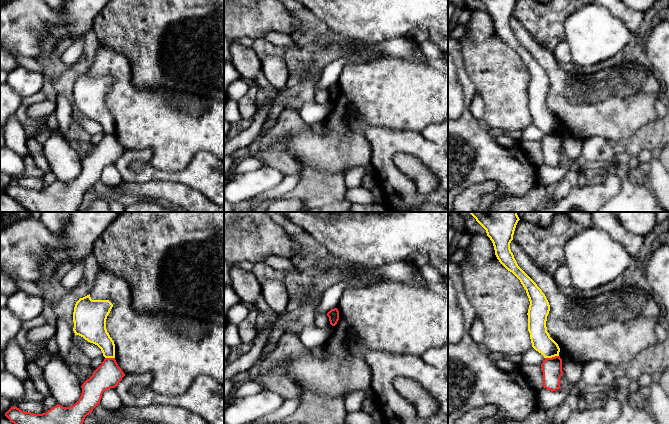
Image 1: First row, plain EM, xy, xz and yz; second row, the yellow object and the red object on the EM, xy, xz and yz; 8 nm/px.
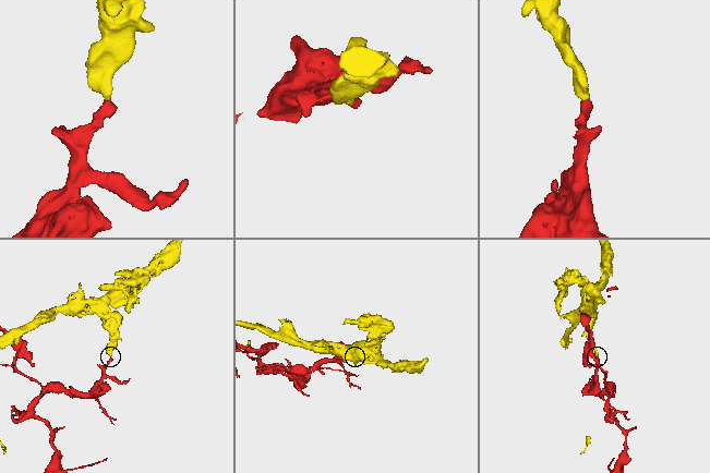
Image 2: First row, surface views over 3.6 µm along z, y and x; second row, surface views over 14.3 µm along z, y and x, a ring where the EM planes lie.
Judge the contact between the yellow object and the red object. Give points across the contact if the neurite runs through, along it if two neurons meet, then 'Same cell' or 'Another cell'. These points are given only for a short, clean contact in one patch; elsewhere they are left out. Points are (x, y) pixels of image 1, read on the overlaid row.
Boundary: yz (558, 355), (545, 358). Another cell

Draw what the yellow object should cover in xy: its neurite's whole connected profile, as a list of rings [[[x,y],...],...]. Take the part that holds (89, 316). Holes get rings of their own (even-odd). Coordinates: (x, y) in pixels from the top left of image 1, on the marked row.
[[[89,294],[76,302],[73,312],[75,335],[97,345],[105,358],[115,358],[115,344],[106,329],[106,319],[112,307],[113,304],[109,300],[92,300]]]

